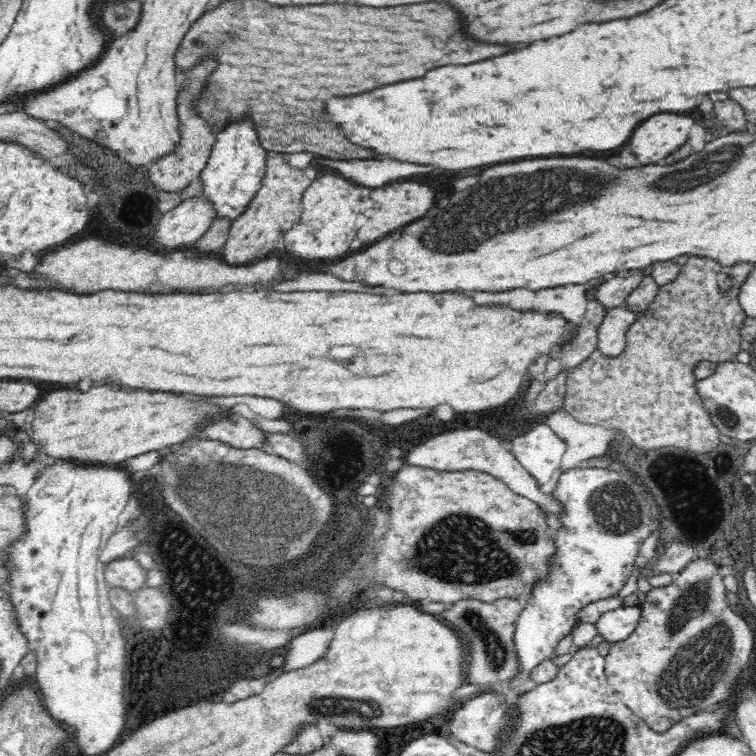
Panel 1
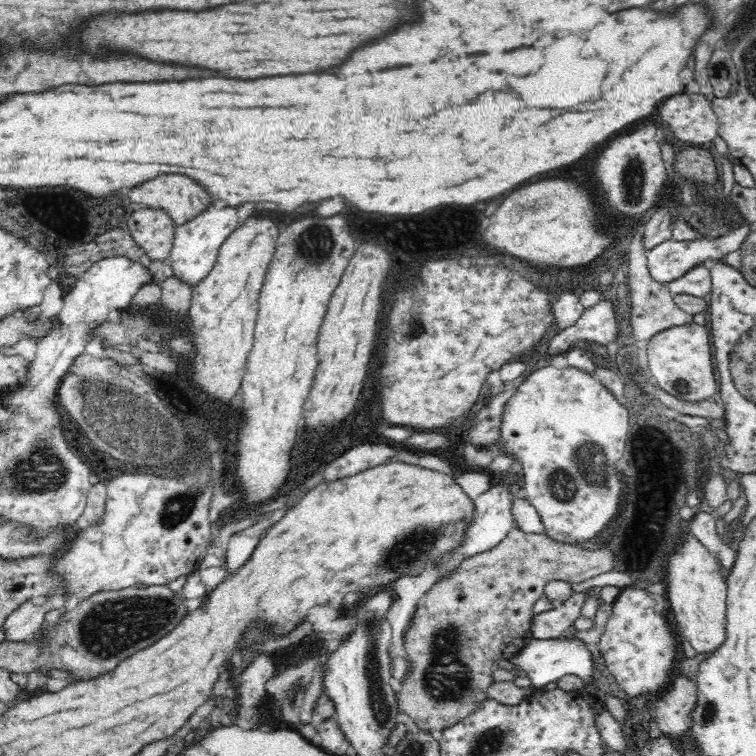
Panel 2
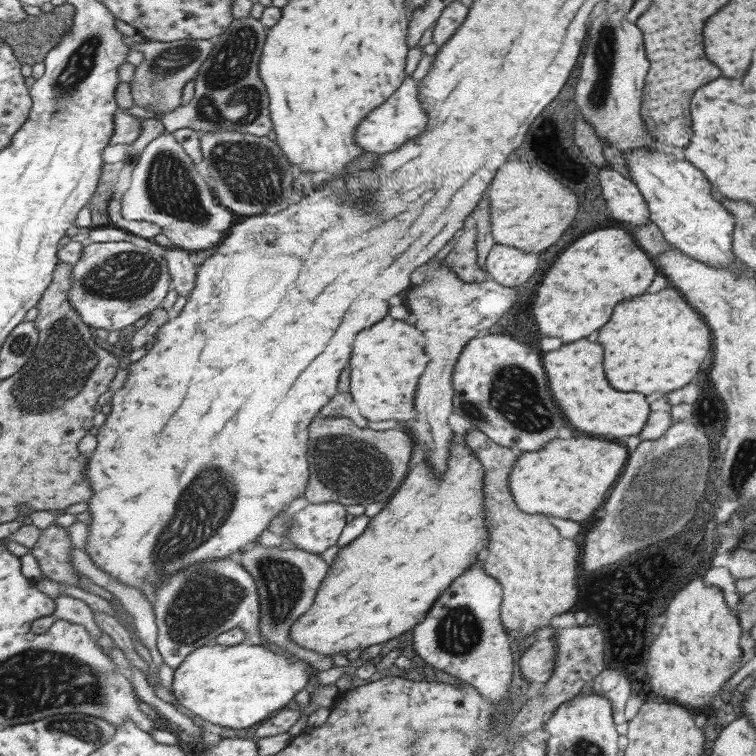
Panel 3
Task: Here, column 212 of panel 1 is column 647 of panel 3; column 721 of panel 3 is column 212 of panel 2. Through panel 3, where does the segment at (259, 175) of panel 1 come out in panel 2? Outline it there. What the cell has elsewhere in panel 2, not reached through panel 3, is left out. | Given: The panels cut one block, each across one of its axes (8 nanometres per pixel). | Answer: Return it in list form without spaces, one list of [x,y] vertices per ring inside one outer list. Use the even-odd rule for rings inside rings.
[[[214,206],[208,208],[208,212],[202,212],[198,218],[176,226],[176,236],[174,236],[174,246],[170,252],[170,260],[172,260],[172,270],[174,270],[174,278],[182,280],[188,286],[196,286],[200,284],[216,266],[218,262],[218,254],[220,254],[220,246],[230,238],[230,234],[234,234],[234,230],[240,228],[238,226],[238,212],[234,212],[234,208],[228,210],[214,210]]]

